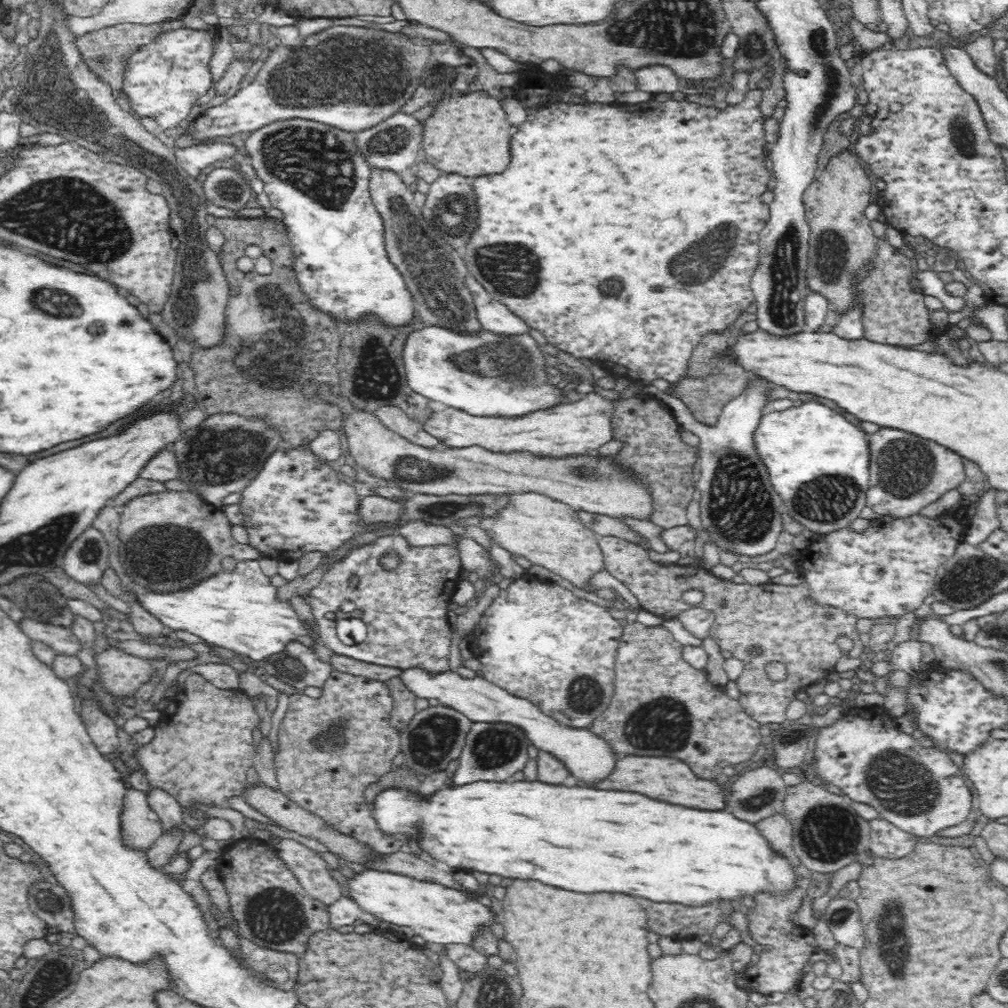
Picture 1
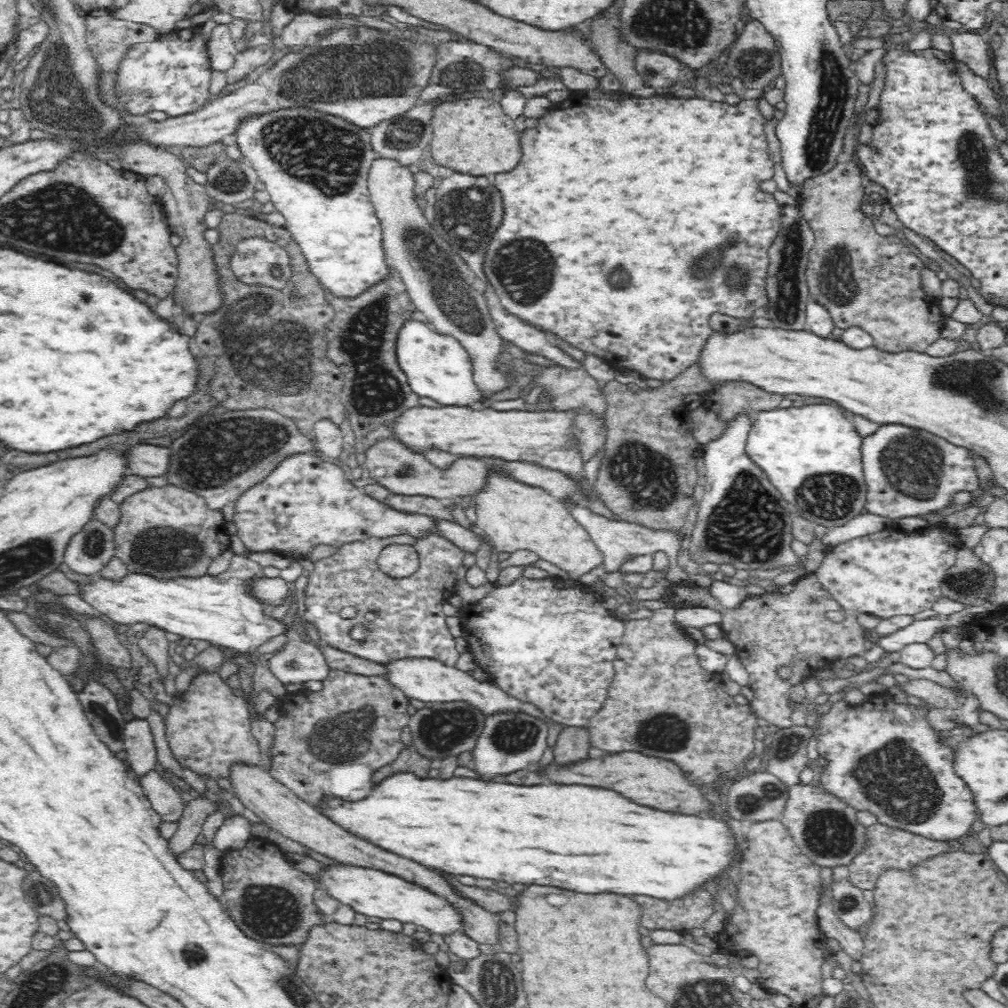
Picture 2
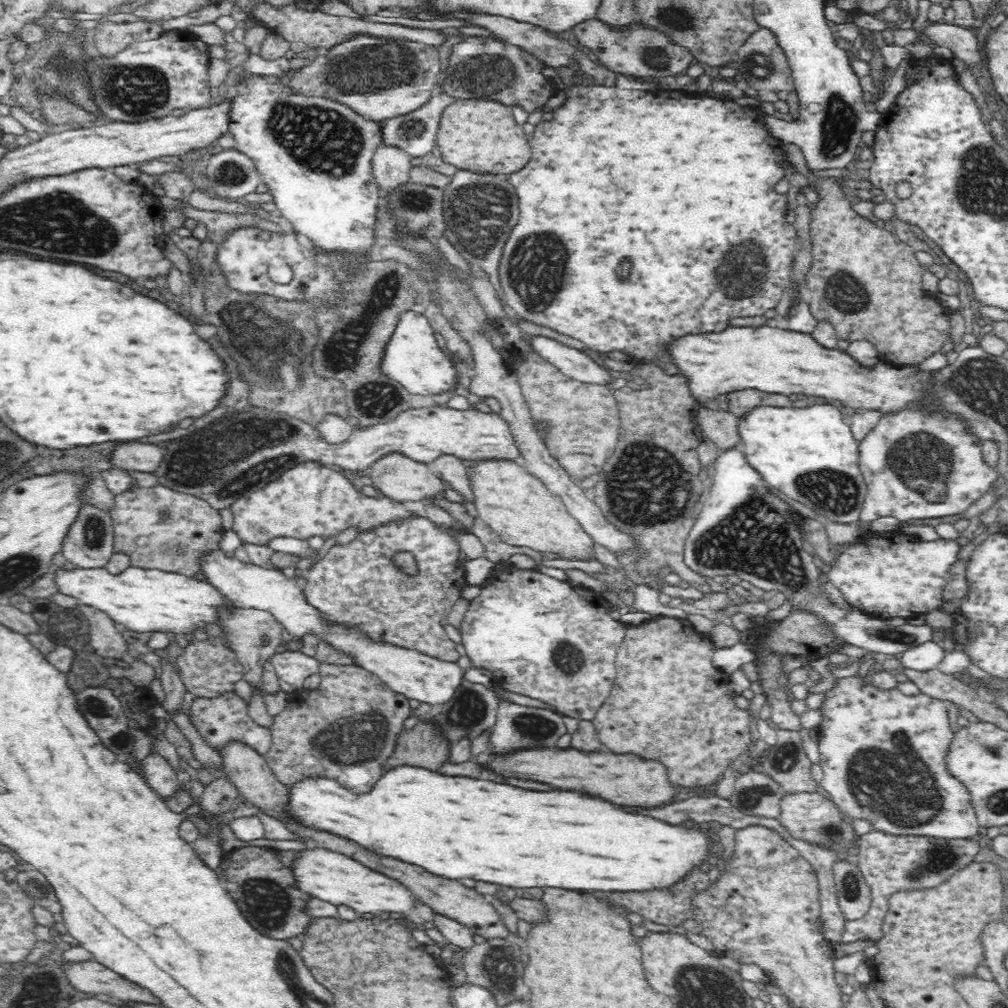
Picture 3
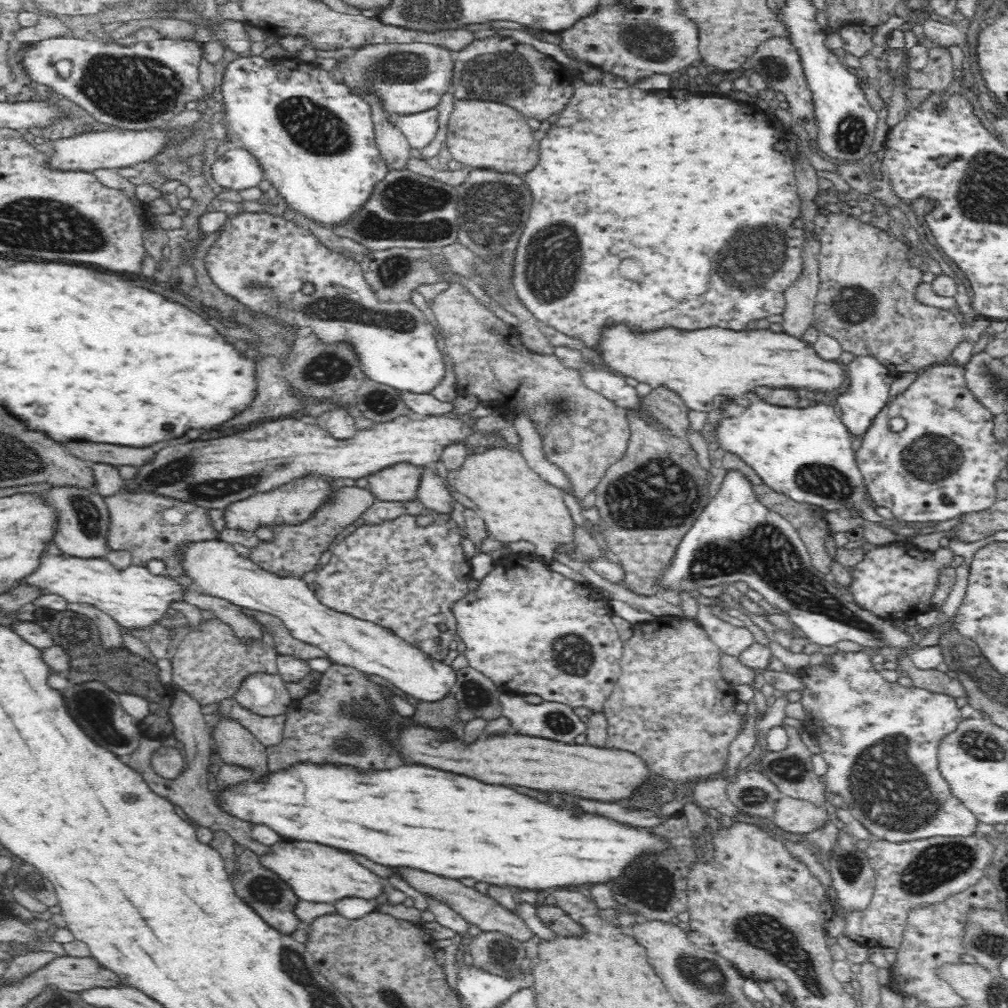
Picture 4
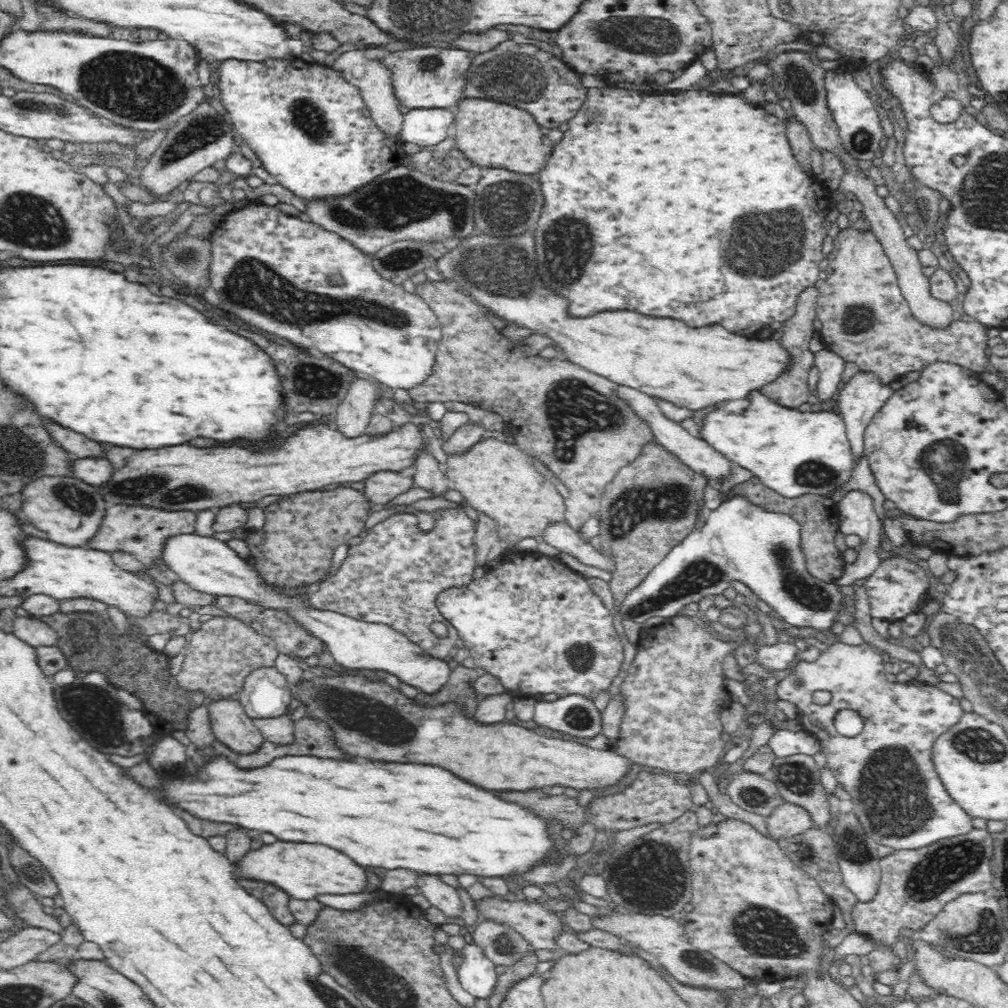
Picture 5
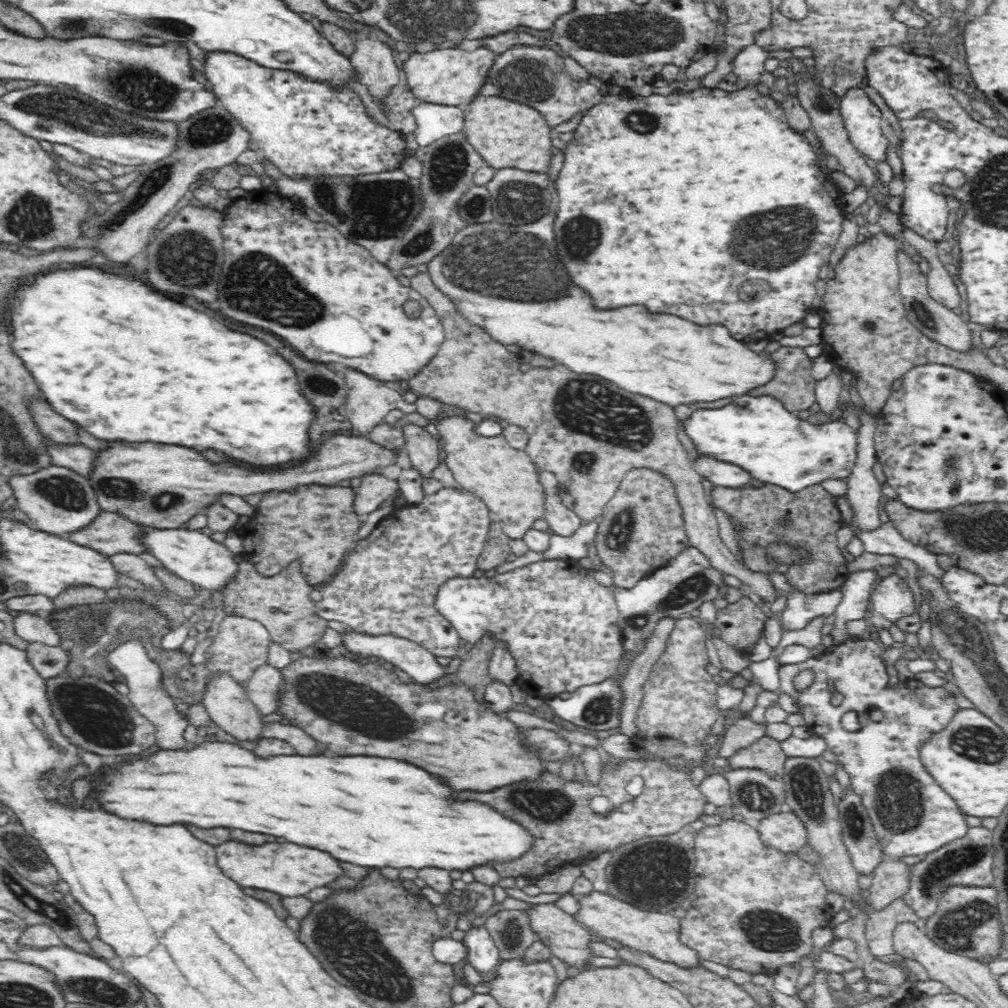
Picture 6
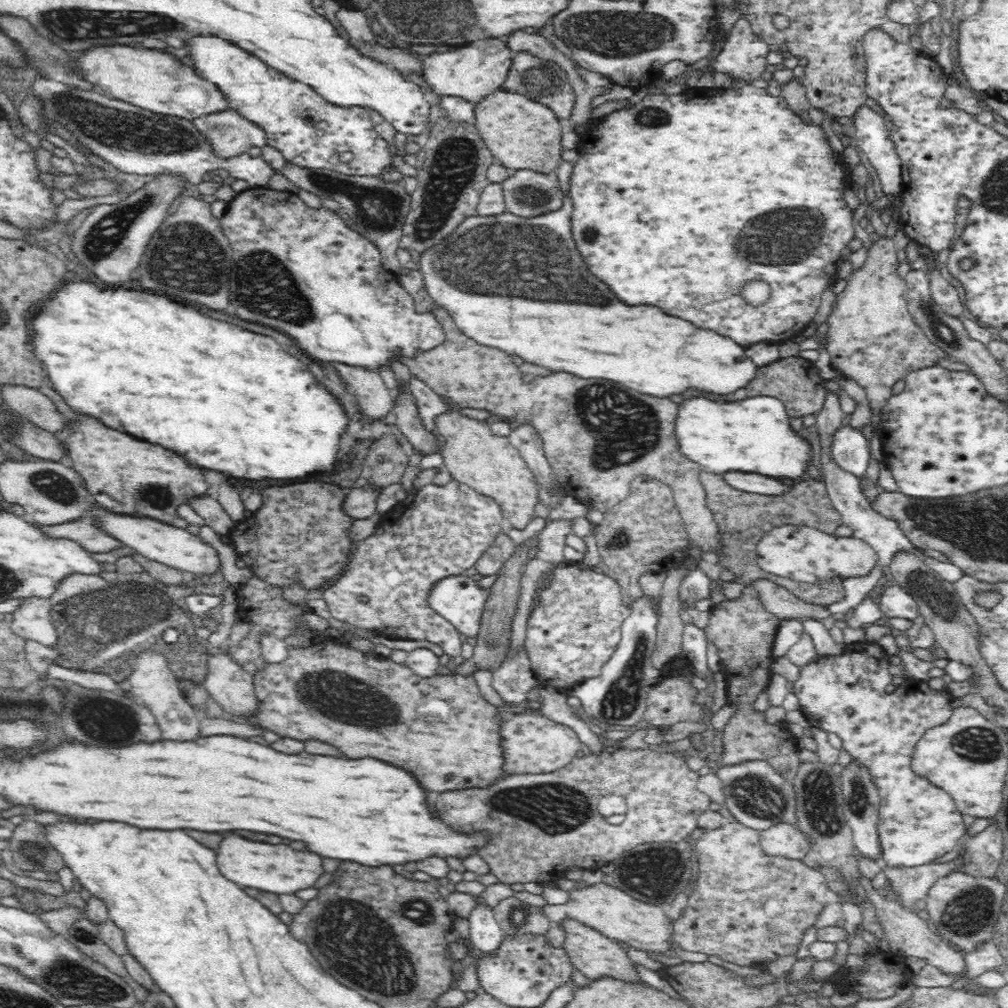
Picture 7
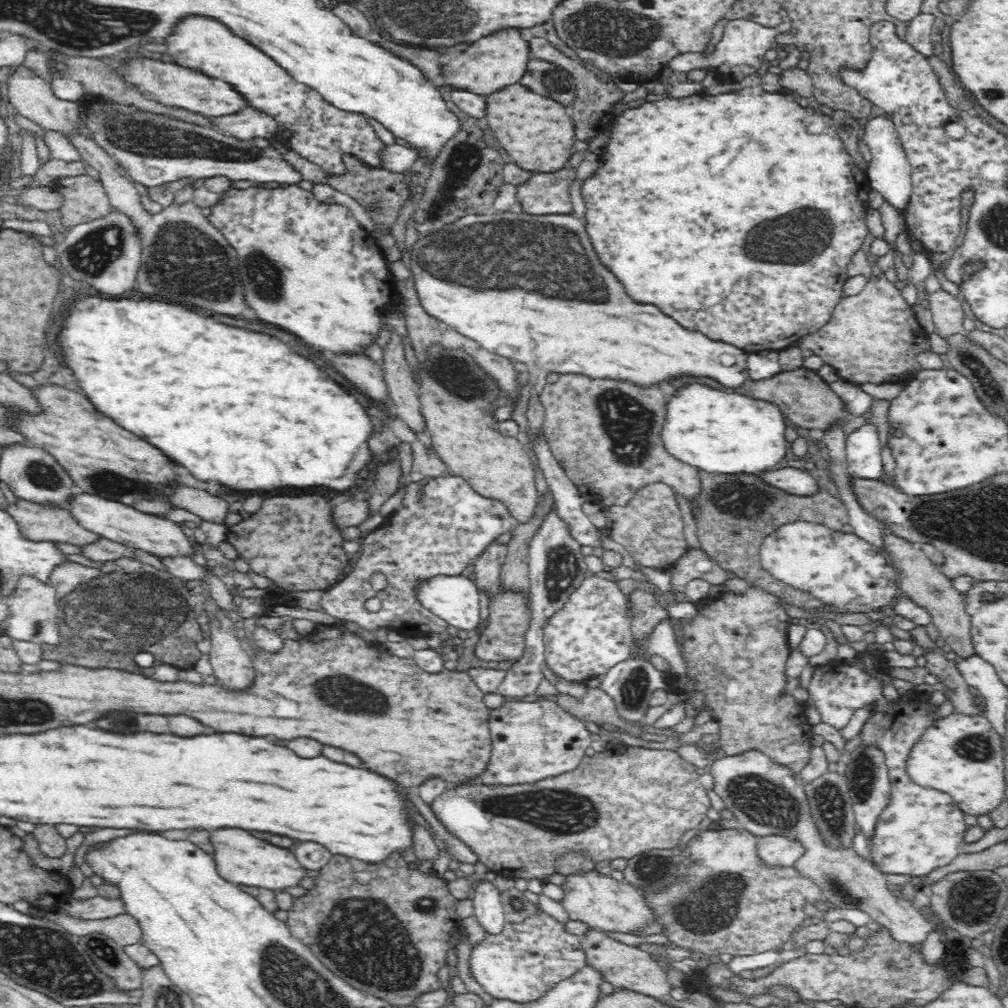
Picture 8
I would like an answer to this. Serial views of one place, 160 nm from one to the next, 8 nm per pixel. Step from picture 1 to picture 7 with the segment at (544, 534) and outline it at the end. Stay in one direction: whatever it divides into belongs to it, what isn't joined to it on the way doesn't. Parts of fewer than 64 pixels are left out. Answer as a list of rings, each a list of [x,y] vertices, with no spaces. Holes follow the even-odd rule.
[[[453,403],[450,405],[454,407],[455,412],[438,416],[435,422],[441,439],[439,452],[443,458],[443,468],[456,482],[494,500],[503,518],[510,520],[516,530],[524,530],[536,516],[536,504],[539,500],[536,477],[507,437],[492,434],[492,429],[486,421],[458,415],[457,408],[460,406]]]

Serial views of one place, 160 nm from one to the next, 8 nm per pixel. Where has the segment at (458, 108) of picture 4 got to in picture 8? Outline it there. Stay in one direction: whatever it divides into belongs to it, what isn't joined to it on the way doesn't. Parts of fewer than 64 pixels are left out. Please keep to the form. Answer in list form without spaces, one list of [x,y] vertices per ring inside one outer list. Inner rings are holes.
[[[520,84],[508,86],[486,98],[486,124],[494,132],[498,144],[524,171],[552,173],[560,170],[572,152],[572,120],[564,108],[548,98],[542,98]]]

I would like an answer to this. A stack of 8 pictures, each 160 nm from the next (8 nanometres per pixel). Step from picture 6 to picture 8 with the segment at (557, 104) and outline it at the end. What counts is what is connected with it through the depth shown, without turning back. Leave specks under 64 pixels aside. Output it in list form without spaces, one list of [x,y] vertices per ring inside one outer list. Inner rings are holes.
[[[530,57],[526,63],[526,72],[518,84],[530,88],[532,92],[552,98],[562,106],[570,106],[574,100],[574,82],[563,68],[545,60]]]

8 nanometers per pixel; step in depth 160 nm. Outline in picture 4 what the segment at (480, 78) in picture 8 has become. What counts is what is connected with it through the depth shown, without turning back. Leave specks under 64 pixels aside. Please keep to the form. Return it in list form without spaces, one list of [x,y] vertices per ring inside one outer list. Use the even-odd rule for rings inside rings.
[[[370,43],[367,45],[360,45],[358,48],[356,48],[356,53],[352,54],[352,56],[348,56],[348,58],[344,58],[344,60],[337,60],[337,63],[335,64],[334,75],[338,77],[339,82],[343,84],[343,86],[347,86],[349,90],[351,90],[351,94],[355,94],[356,96],[359,96],[359,98],[362,98],[367,101],[368,96],[371,96],[371,98],[377,98],[379,100],[379,108],[385,112],[385,114],[388,114],[390,117],[395,117],[397,115],[406,115],[406,114],[416,114],[418,112],[422,112],[431,108],[434,108],[435,106],[439,105],[439,102],[441,101],[441,96],[443,93],[447,92],[447,90],[450,90],[450,80],[451,80],[451,70],[453,69],[453,59],[454,55],[453,52],[448,50],[447,48],[430,44],[430,43],[410,43],[410,44],[404,44],[404,43]]]

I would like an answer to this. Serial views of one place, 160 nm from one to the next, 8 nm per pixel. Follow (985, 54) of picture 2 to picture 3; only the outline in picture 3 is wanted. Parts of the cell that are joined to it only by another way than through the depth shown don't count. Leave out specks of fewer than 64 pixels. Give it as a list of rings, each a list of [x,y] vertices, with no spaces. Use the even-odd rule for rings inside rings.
[[[953,22],[933,23],[926,28],[925,36],[934,44],[952,50],[953,58],[970,68],[976,68],[982,60],[980,42],[976,38],[974,28],[960,27]]]

